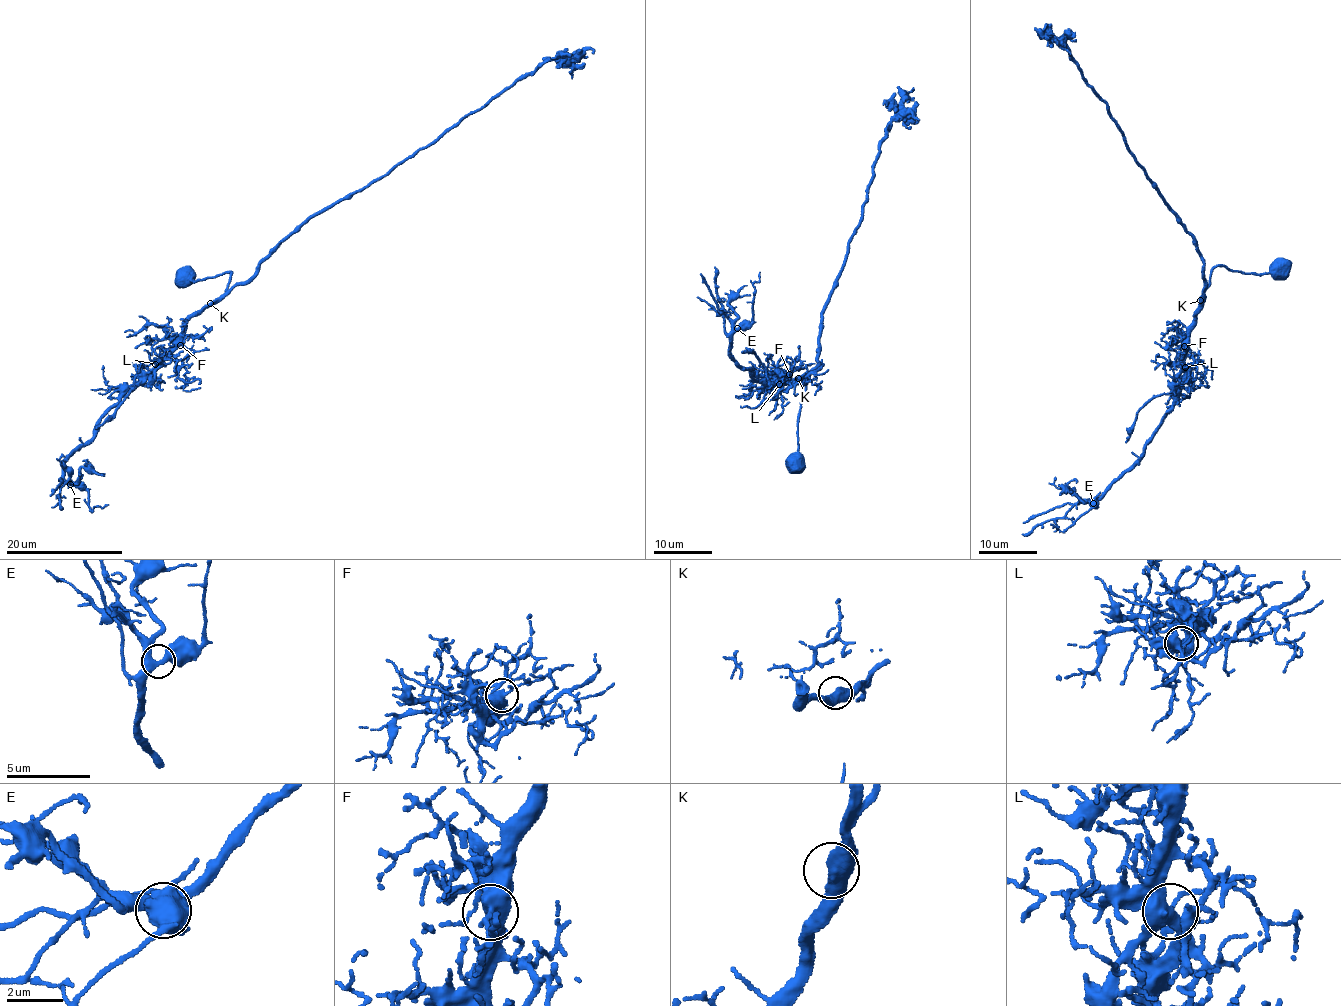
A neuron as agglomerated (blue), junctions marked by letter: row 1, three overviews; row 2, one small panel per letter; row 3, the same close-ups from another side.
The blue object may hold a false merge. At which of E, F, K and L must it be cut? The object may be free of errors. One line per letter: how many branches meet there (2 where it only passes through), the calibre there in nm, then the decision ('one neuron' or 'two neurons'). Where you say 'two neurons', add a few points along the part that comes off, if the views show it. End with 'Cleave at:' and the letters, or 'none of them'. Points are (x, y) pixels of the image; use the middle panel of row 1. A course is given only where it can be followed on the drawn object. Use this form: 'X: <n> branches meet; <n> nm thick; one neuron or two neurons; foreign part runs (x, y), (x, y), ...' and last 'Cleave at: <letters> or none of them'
E: 3 branches meet; 400 nm thick; one neuron
F: 2 branches meet; 600 nm thick; one neuron
K: 2 branches meet; 420 nm thick; one neuron
L: 3 branches meet; 380 nm thick; one neuron
Cleave at: none of them

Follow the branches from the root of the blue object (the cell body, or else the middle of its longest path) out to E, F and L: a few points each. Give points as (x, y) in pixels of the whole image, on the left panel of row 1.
E: (183, 277), (232, 273), (225, 293), (186, 321), (179, 344), (70, 452), (63, 476), (70, 484)
F: (183, 277), (194, 282), (232, 273), (225, 293), (186, 321), (180, 345)
L: (183, 277), (194, 282), (232, 273), (225, 293), (188, 318), (179, 342), (155, 364)

